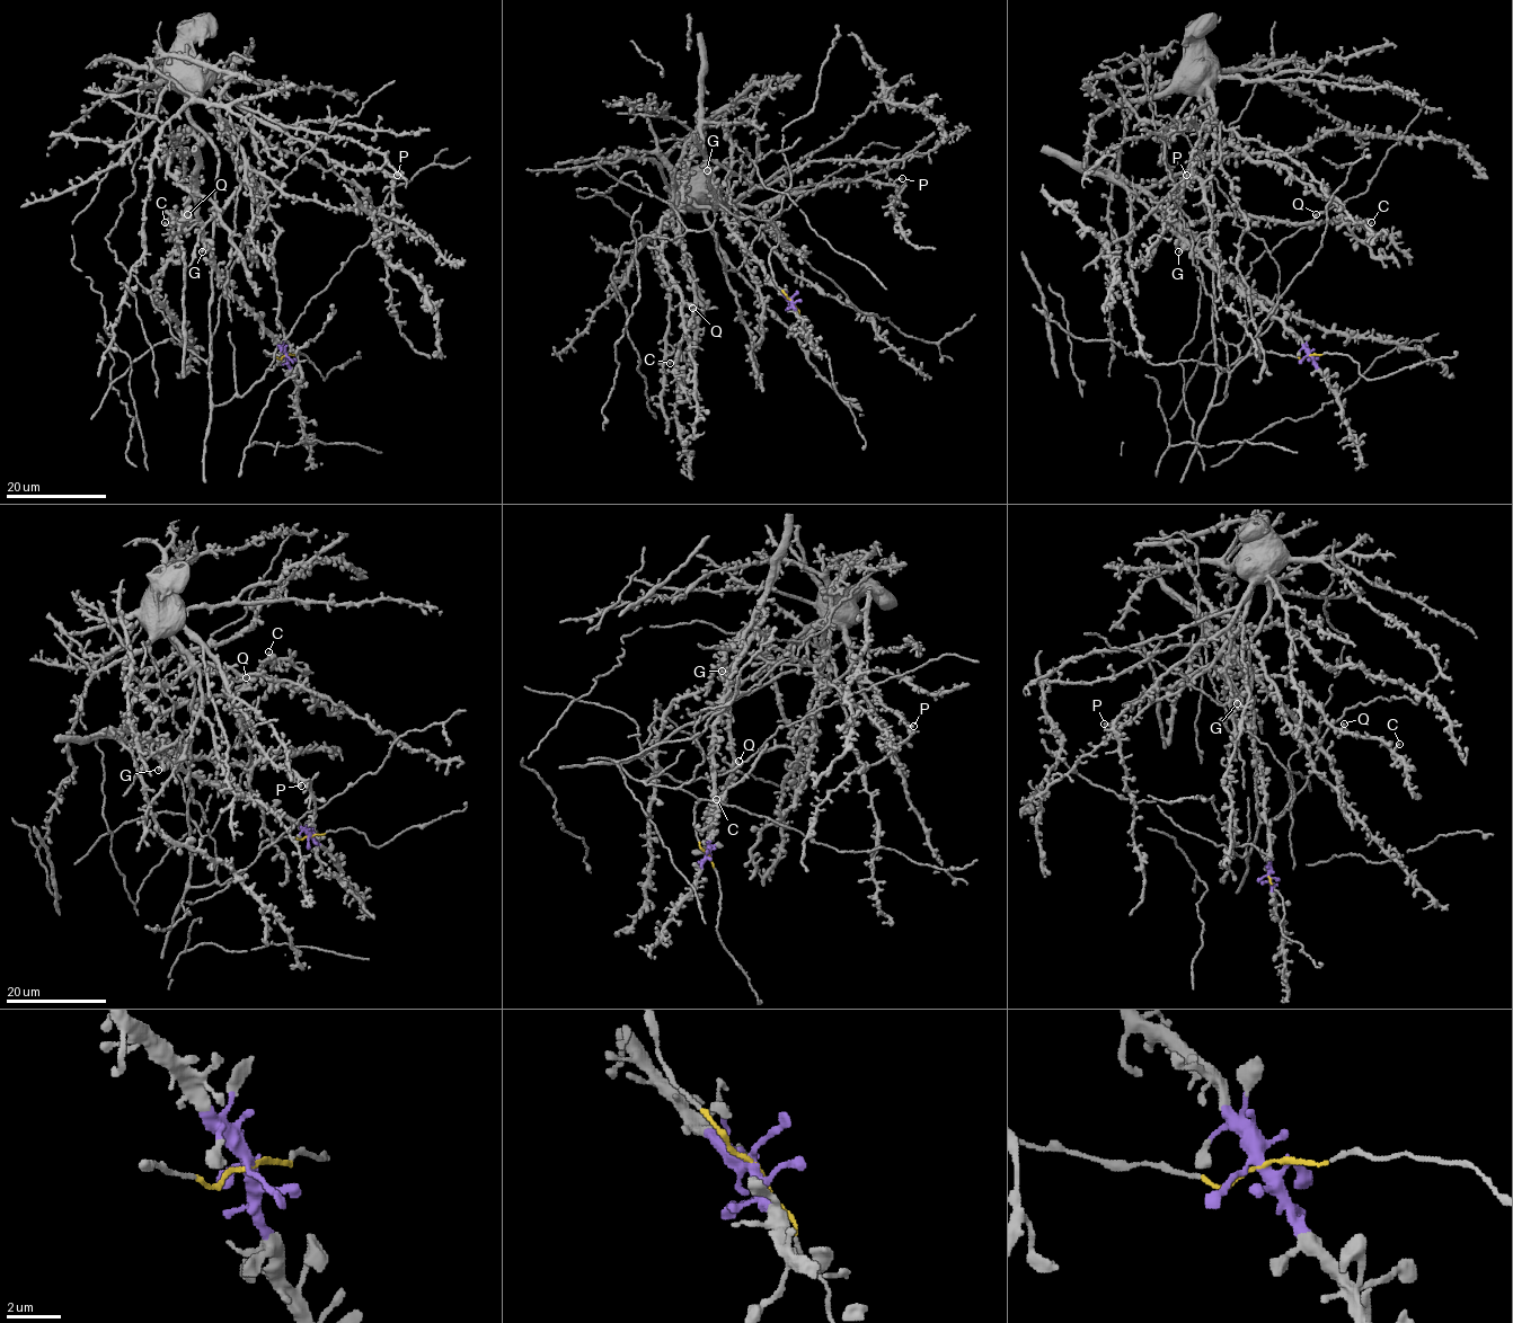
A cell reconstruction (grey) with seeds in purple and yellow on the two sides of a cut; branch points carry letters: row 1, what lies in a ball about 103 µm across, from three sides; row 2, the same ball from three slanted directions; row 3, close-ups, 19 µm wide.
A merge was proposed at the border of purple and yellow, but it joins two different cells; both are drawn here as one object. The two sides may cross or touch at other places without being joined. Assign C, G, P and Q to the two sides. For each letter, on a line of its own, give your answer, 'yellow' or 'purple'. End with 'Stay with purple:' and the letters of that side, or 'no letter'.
C: purple
G: purple
P: yellow
Q: purple
Stay with purple: C, G, Q

